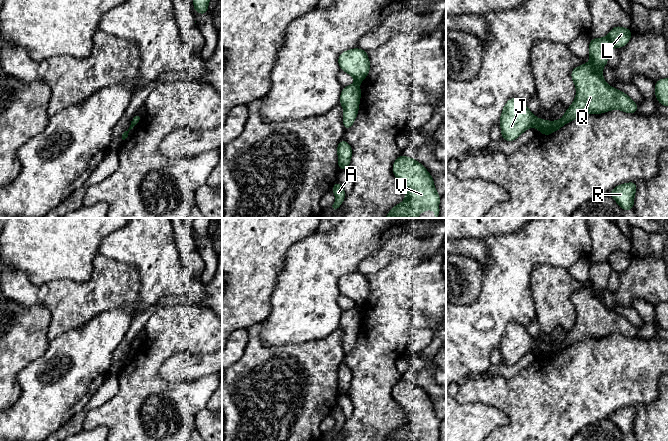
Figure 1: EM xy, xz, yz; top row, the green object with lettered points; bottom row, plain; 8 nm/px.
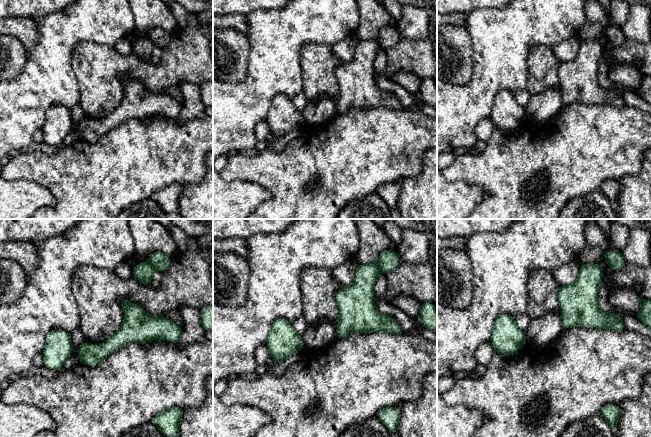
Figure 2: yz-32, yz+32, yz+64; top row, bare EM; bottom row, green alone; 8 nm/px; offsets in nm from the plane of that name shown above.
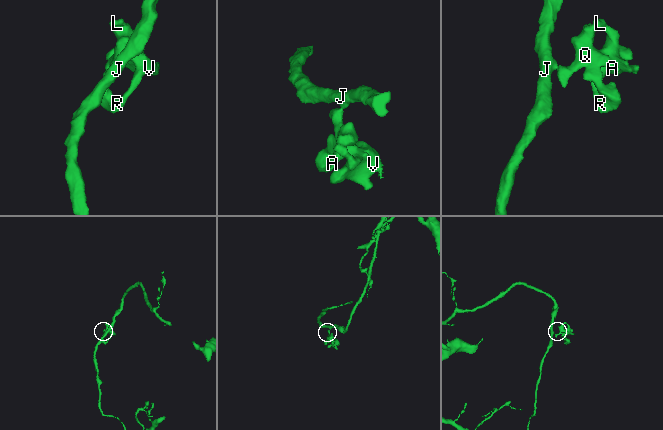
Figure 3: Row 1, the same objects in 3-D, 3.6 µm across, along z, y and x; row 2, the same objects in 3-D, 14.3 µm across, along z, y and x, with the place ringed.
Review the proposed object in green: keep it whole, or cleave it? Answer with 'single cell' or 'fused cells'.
fused cells

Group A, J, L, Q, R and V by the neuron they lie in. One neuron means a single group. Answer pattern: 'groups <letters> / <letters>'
groups A L Q R V / J

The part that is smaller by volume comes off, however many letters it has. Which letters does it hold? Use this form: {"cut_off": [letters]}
{"cut_off": ["A", "L", "Q", "R", "V"]}

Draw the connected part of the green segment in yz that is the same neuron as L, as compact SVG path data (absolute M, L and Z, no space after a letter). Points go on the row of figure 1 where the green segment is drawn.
M615 26L607 37L591 38L588 55L591 62L571 70L571 77L577 90L573 104L558 121L537 118L535 127L542 134L548 137L552 131L558 131L568 122L586 113L601 114L614 109L628 114L638 111L638 105L627 94L608 86L602 76L611 48L626 46L631 35L631 29Z

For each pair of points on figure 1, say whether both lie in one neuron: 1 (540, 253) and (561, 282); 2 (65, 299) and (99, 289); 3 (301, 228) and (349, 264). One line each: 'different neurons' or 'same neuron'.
1: different neurons
2: same neuron
3: different neurons

